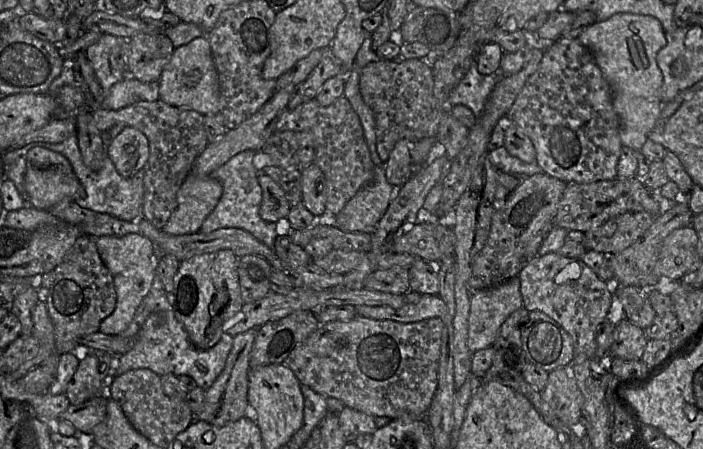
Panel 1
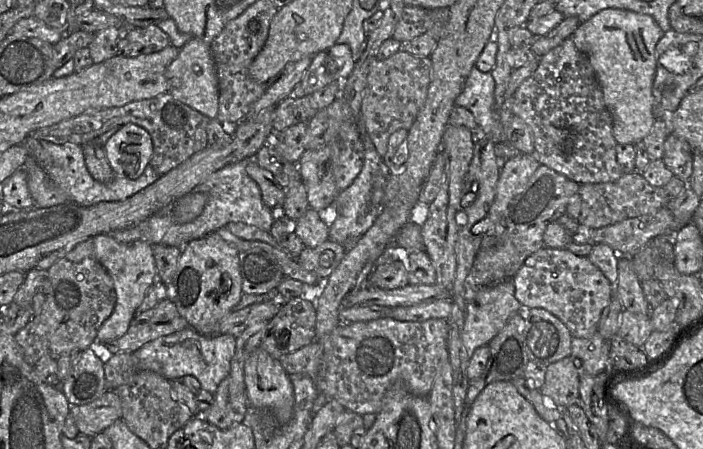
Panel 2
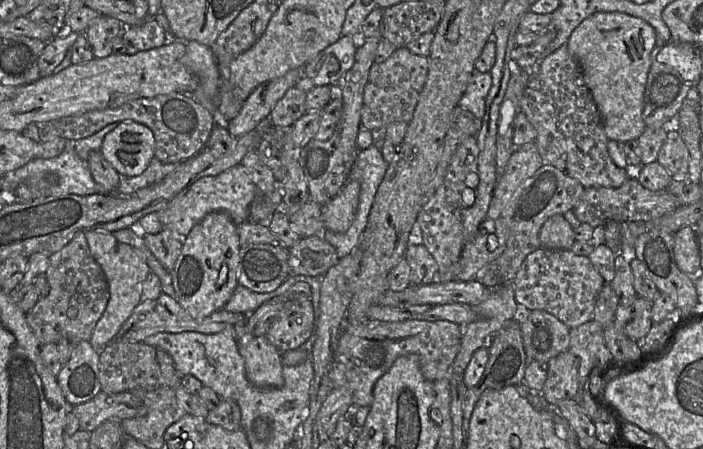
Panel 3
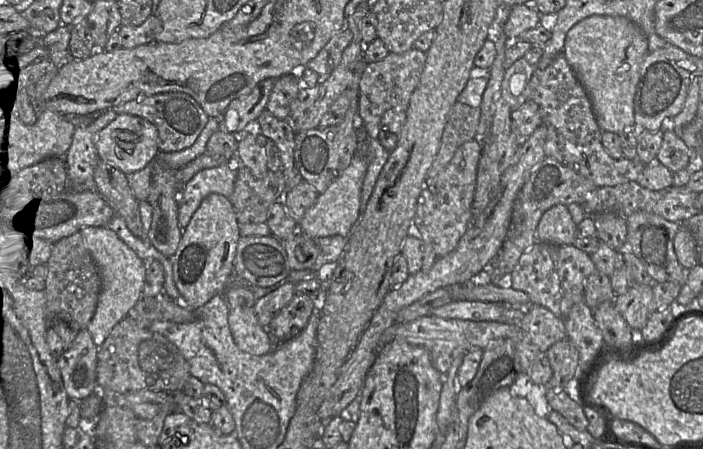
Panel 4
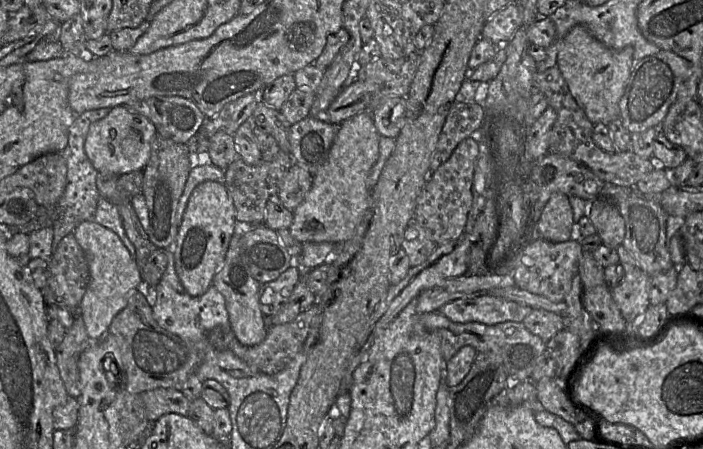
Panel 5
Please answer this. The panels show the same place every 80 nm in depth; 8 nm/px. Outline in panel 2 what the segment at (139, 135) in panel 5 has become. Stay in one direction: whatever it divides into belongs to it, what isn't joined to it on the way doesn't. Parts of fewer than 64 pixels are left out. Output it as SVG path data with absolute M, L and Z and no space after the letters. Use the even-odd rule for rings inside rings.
M132 123L120 126L103 149L115 176L129 179L136 179L144 172L153 154L150 134Z

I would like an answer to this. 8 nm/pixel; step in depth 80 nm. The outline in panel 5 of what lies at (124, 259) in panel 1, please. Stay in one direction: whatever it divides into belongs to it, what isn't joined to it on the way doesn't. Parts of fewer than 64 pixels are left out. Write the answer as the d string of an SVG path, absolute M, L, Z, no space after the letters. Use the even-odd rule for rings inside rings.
M89 220L80 223L74 235L85 253L90 271L90 281L80 305L80 316L89 337L98 342L106 337L113 319L127 306L133 294L143 289L142 273L135 258L112 230Z

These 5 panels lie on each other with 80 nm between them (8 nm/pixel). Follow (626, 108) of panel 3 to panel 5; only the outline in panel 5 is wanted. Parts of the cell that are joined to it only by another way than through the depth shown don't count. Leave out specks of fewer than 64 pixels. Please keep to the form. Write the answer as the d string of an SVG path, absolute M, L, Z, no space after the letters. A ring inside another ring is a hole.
M575 25L564 37L557 66L577 104L593 123L607 125L619 119L619 100L635 61L633 48L614 50L597 40L583 25Z

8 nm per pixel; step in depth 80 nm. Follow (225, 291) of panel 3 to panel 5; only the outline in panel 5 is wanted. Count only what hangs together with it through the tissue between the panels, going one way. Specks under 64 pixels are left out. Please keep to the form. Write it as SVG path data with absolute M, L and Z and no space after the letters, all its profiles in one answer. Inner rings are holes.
M208 180L194 188L173 247L176 272L189 295L201 296L213 285L213 278L223 266L229 242L238 225L236 209L224 183Z

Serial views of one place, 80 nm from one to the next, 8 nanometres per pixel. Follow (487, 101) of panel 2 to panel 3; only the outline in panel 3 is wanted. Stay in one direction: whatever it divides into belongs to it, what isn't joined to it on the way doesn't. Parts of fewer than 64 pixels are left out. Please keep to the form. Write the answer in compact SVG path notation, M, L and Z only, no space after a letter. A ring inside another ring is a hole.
M473 70L468 85L461 96L458 105L472 112L475 117L482 120L485 114L485 102L492 84L490 72Z

